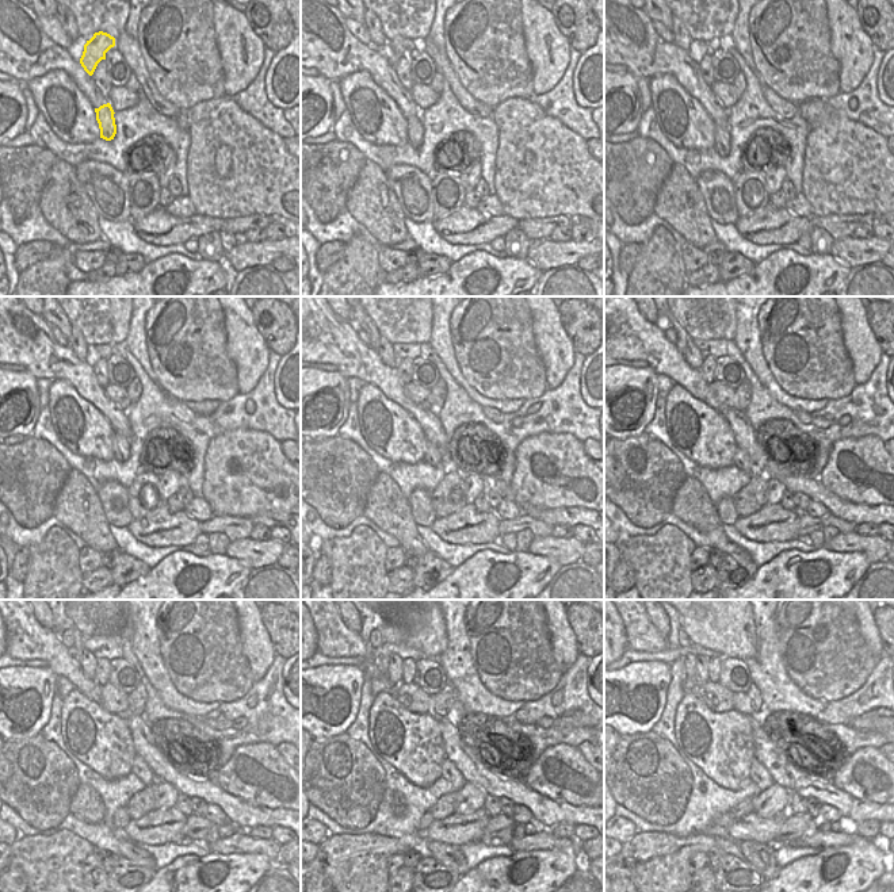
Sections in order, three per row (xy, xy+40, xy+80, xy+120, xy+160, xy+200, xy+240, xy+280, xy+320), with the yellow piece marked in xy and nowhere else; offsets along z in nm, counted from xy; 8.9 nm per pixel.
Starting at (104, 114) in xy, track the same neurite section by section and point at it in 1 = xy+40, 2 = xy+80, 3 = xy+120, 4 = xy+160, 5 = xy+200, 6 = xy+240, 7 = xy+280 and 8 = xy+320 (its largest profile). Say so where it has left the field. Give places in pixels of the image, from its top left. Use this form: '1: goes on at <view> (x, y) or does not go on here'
1: goes on at xy+40 (415, 129)
2: goes on at xy+80 (721, 131)
3: goes on at xy+120 (122, 452)
4: goes on at xy+160 (432, 455)
5: goes on at xy+200 (741, 459)
6: goes on at xy+240 (140, 768)
7: goes on at xy+280 (449, 772)
8: goes on at xy+320 (759, 774)

